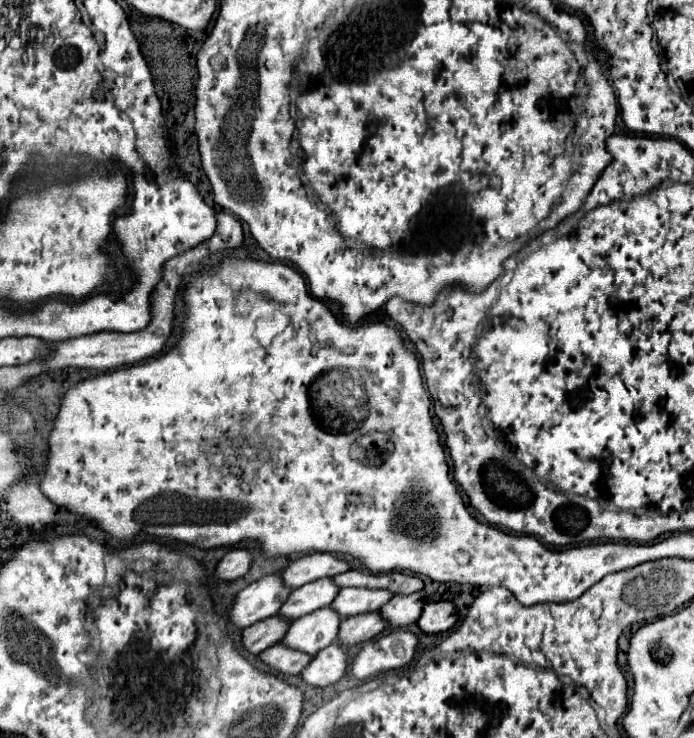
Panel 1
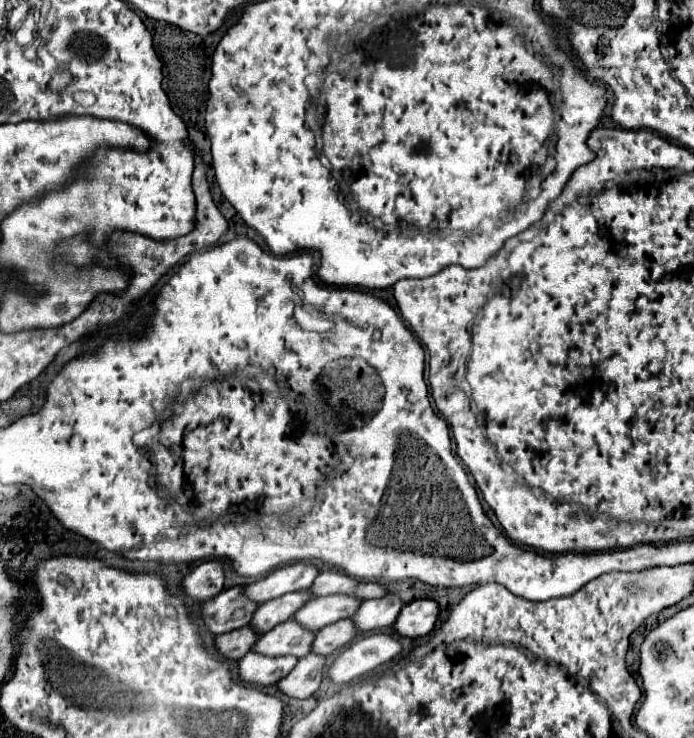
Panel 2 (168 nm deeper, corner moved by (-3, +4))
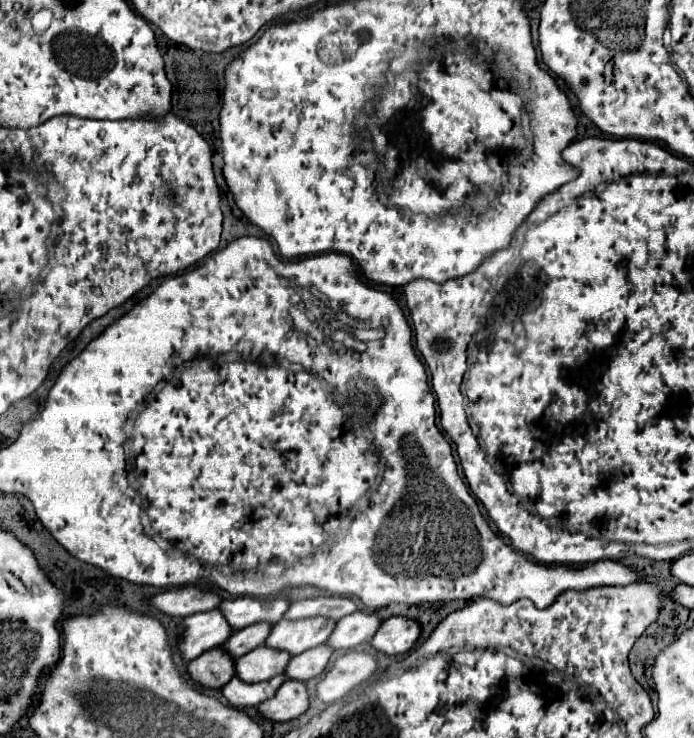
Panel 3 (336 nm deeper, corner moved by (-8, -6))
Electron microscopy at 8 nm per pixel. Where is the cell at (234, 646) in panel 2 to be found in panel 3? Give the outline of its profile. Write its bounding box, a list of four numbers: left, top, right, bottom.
[188,648,234,690]

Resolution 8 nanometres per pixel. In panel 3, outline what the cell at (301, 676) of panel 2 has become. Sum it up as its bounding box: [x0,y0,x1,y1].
[258,680,308,722]

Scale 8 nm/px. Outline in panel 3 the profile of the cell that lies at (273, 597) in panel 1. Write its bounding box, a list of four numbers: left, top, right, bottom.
[178,608,234,662]

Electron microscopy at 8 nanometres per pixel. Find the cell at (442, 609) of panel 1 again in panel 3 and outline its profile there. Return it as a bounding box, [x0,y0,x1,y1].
[370,616,420,656]

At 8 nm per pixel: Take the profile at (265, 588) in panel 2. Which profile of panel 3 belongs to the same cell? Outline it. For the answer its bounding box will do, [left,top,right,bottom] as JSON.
[218,596,290,630]

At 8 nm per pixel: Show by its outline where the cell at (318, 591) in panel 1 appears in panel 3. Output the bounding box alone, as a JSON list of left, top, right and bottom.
[222,624,272,658]

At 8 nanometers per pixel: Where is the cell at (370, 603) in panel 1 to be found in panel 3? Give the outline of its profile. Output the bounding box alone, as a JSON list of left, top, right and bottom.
[264,618,336,656]

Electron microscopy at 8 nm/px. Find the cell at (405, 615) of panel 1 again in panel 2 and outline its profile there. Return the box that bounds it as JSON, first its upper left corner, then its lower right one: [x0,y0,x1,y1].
[351,594,405,630]

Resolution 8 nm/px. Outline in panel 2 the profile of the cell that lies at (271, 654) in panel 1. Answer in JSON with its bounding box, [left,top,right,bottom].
[239,652,299,686]

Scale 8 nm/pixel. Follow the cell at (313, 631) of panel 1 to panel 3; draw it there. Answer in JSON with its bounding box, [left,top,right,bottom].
[234,646,290,682]

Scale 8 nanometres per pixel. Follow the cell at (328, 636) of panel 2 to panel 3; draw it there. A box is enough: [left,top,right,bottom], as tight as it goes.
[286,644,330,680]

